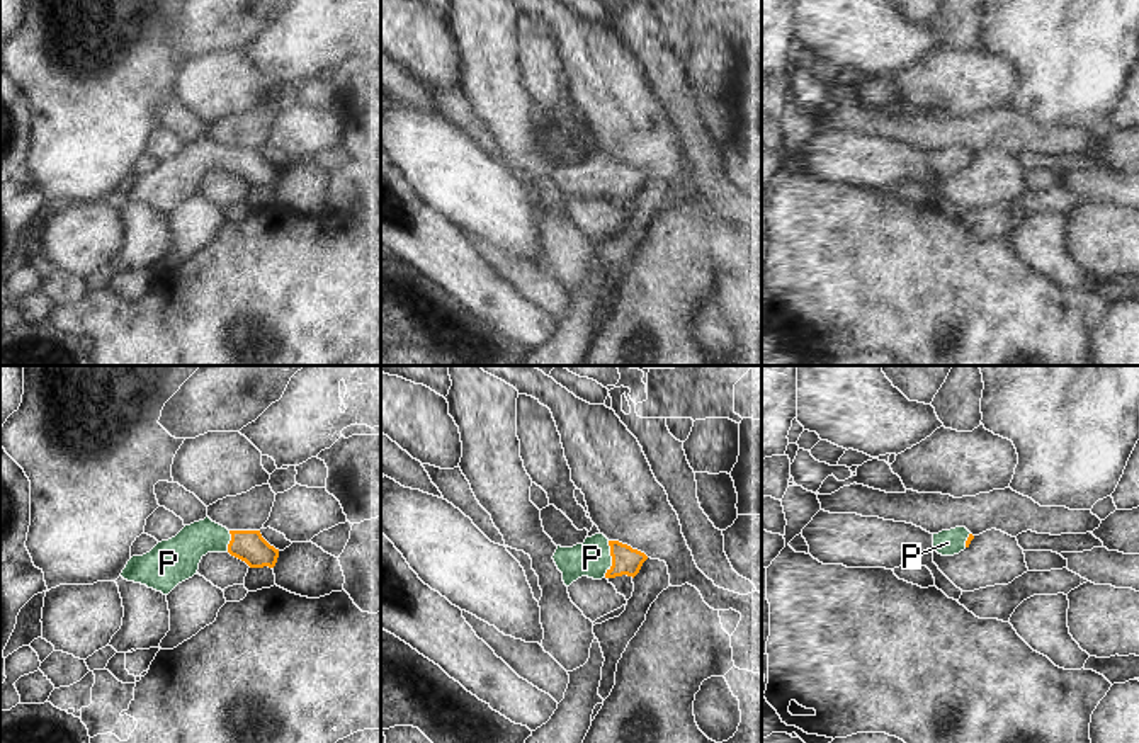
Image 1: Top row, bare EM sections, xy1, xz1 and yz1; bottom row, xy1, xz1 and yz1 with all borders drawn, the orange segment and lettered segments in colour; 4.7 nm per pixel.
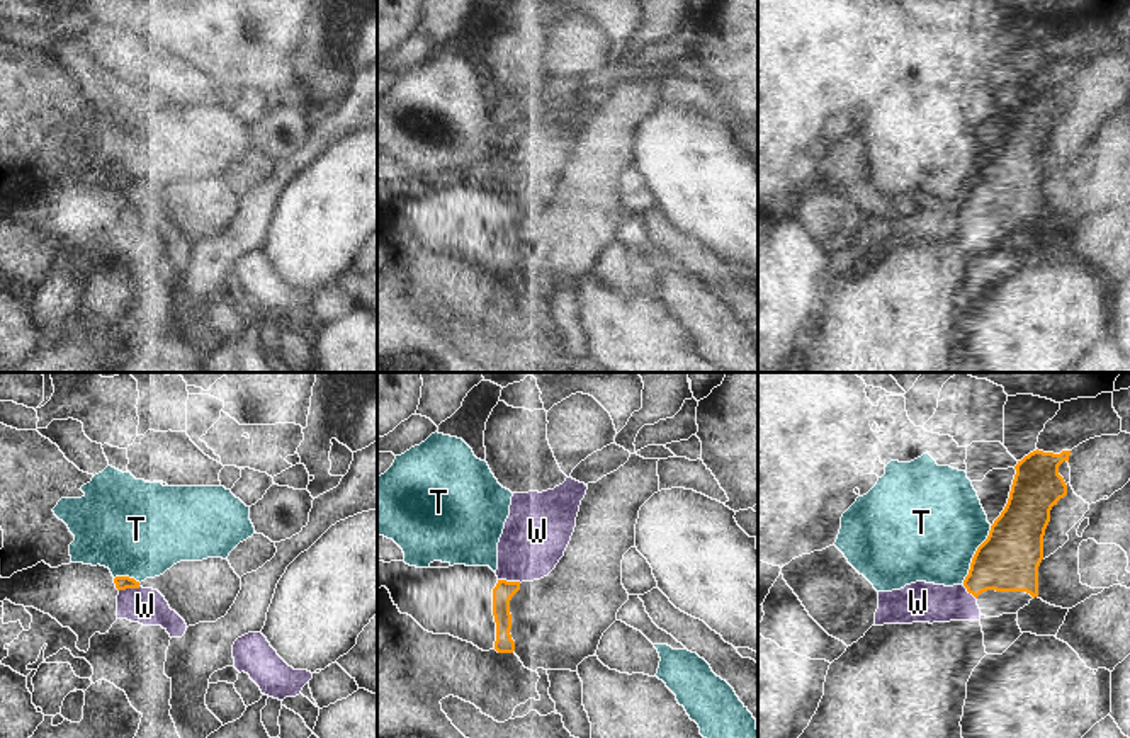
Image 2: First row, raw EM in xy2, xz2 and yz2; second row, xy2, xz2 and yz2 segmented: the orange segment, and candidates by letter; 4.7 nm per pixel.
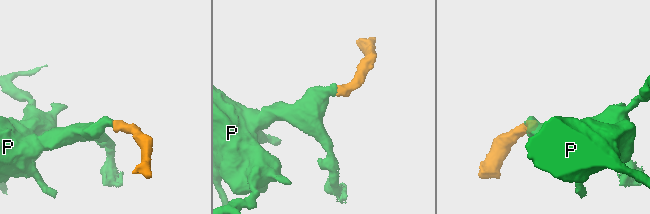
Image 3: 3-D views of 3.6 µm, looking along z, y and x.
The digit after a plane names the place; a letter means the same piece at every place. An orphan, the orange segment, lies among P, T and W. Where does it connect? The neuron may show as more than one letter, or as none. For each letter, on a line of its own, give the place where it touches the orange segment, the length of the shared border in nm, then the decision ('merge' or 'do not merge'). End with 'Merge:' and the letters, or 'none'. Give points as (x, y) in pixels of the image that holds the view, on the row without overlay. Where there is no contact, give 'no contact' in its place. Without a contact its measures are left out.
P: meets orange in xz1 at (612, 179); contact 180 nm long; merge
T: meets orange in yz2 at (974, 174); contact 320 nm long; do not merge
W: meets orange in xz2 at (510, 201); contact 110 nm long; do not merge
Merge: P

